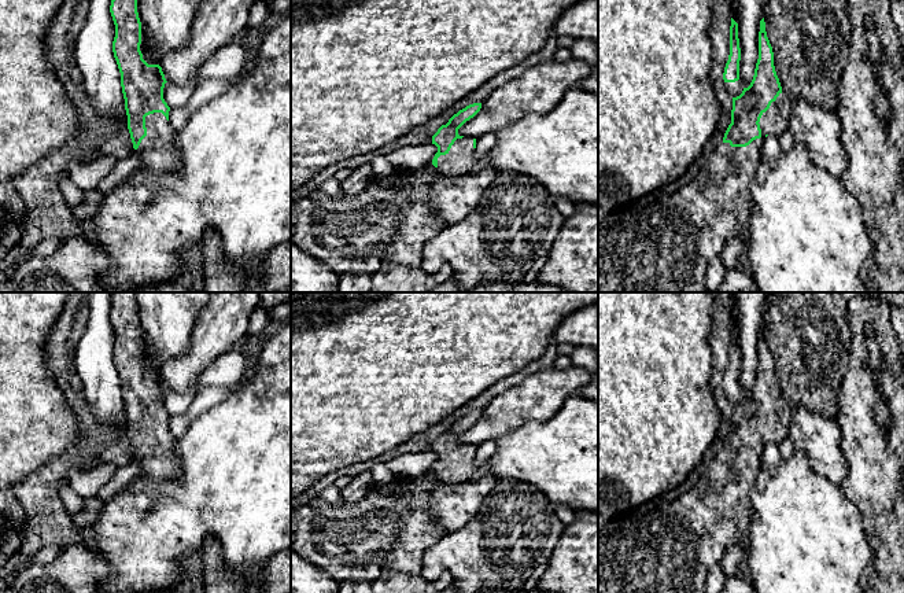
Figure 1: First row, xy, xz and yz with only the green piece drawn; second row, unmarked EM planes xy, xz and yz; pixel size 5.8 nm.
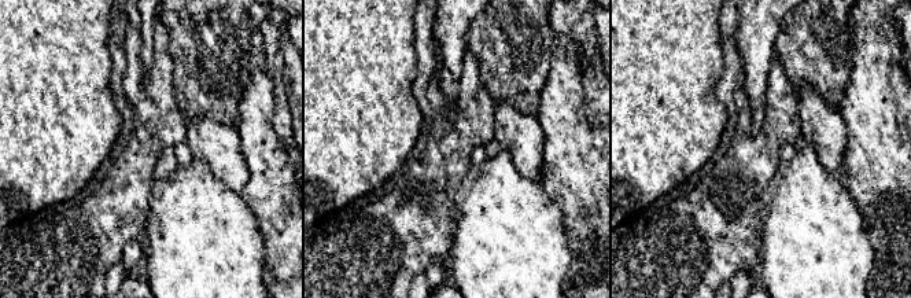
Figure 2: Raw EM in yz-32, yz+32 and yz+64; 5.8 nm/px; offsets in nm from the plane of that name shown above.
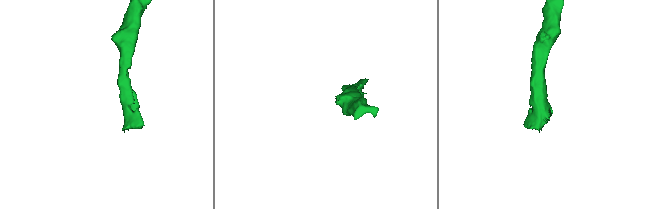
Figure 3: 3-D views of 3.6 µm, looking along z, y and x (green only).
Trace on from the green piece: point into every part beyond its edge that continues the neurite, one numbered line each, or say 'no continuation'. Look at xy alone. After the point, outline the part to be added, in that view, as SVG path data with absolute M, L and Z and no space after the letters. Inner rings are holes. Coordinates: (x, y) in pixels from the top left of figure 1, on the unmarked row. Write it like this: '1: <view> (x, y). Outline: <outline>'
1: xy (157, 457). Outline: M162 420L145 424L147 443L132 461L140 464L140 476L170 479L180 474L181 464L174 453L176 439Z

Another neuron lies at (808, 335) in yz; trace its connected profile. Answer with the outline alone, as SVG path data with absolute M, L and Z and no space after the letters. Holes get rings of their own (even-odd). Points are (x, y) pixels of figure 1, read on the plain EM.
M774 292L764 314L765 339L785 405L804 408L835 420L838 391L849 369L852 329L848 302L875 292Z

